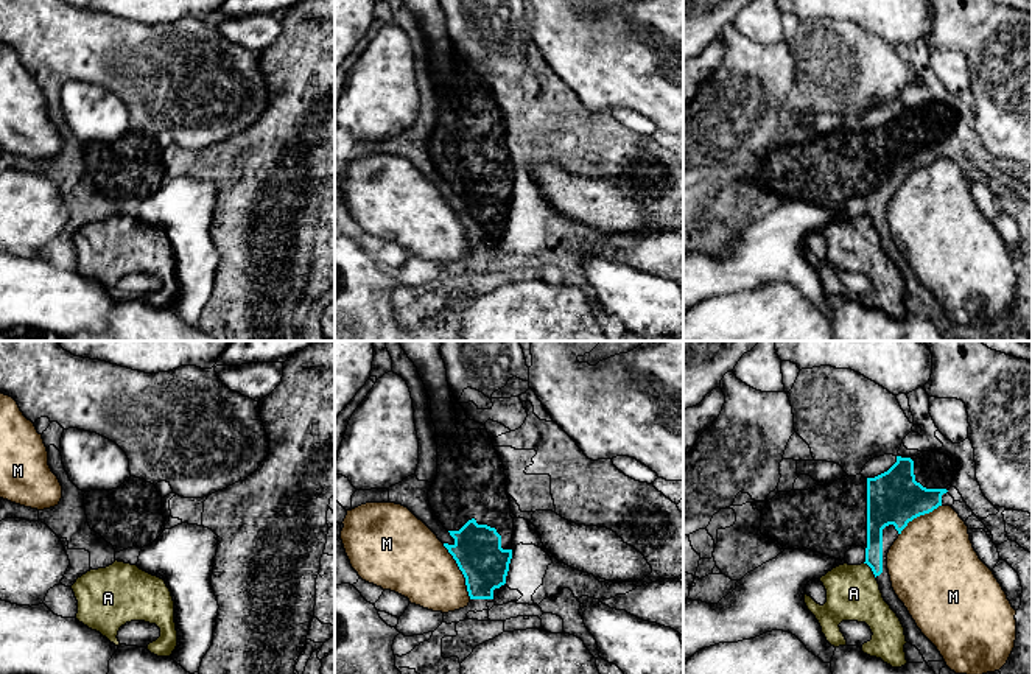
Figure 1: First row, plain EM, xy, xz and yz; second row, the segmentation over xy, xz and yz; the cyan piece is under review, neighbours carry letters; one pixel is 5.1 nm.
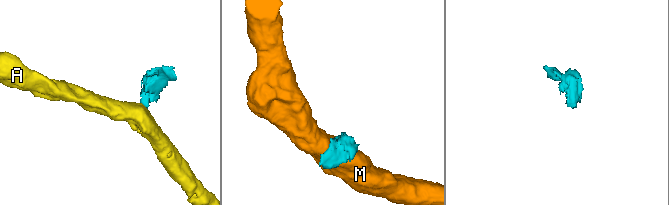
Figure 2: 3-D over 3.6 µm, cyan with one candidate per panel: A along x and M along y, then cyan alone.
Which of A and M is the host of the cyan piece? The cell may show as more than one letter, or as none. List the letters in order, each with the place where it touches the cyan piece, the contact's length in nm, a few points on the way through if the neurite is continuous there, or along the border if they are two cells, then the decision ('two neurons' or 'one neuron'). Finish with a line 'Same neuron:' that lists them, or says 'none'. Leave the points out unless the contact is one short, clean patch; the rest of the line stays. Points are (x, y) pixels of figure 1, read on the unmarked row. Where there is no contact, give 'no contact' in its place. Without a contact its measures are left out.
A: meets cyan in yz at (872, 221); contact 110 nm long; border along yz (864, 214), (875, 229); two neurons
M: meets cyan in xz at (461, 221); contact 320 nm long; two neurons
Same neuron: none

